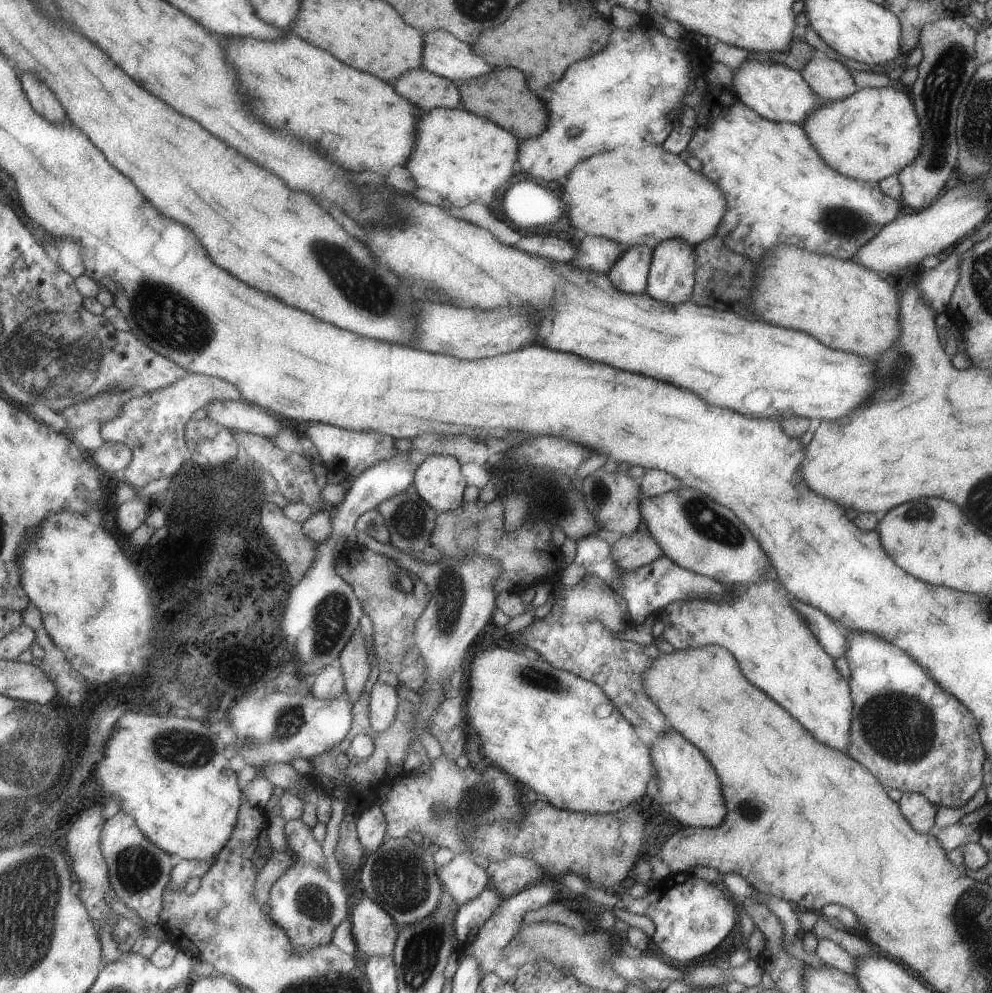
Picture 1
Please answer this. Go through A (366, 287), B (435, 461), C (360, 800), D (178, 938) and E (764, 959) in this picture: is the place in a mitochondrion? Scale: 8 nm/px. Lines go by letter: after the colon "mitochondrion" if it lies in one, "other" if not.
A: mitochondrion
B: other
C: other
D: other
E: other

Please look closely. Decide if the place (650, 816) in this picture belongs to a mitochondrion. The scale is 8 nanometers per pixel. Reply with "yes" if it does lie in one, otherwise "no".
no

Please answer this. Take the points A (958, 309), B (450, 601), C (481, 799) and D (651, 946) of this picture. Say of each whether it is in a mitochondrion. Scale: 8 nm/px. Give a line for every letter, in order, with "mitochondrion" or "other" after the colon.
A: mitochondrion
B: mitochondrion
C: mitochondrion
D: other

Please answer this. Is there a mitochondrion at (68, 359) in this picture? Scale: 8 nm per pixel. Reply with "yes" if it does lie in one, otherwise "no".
yes

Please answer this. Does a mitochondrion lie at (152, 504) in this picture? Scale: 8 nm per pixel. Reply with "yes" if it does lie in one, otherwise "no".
no

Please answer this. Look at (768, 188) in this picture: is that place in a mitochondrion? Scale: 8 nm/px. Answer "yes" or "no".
no

